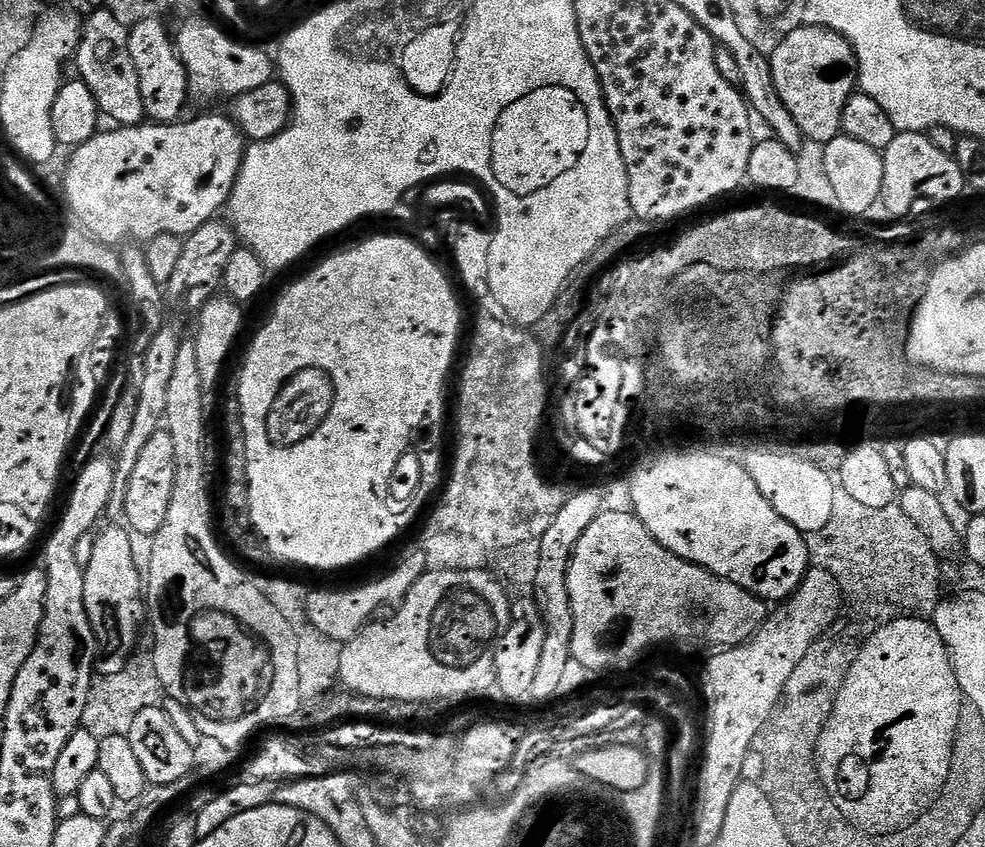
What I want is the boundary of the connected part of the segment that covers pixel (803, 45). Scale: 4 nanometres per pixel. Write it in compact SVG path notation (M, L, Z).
M801 23L800 28L792 28L776 44L776 49L770 52L774 86L778 90L778 98L790 110L794 122L798 122L798 130L802 130L805 141L812 140L817 146L823 146L835 137L841 135L840 123L842 110L846 110L846 102L852 93L857 91L856 51L850 46L848 39L829 28Z

